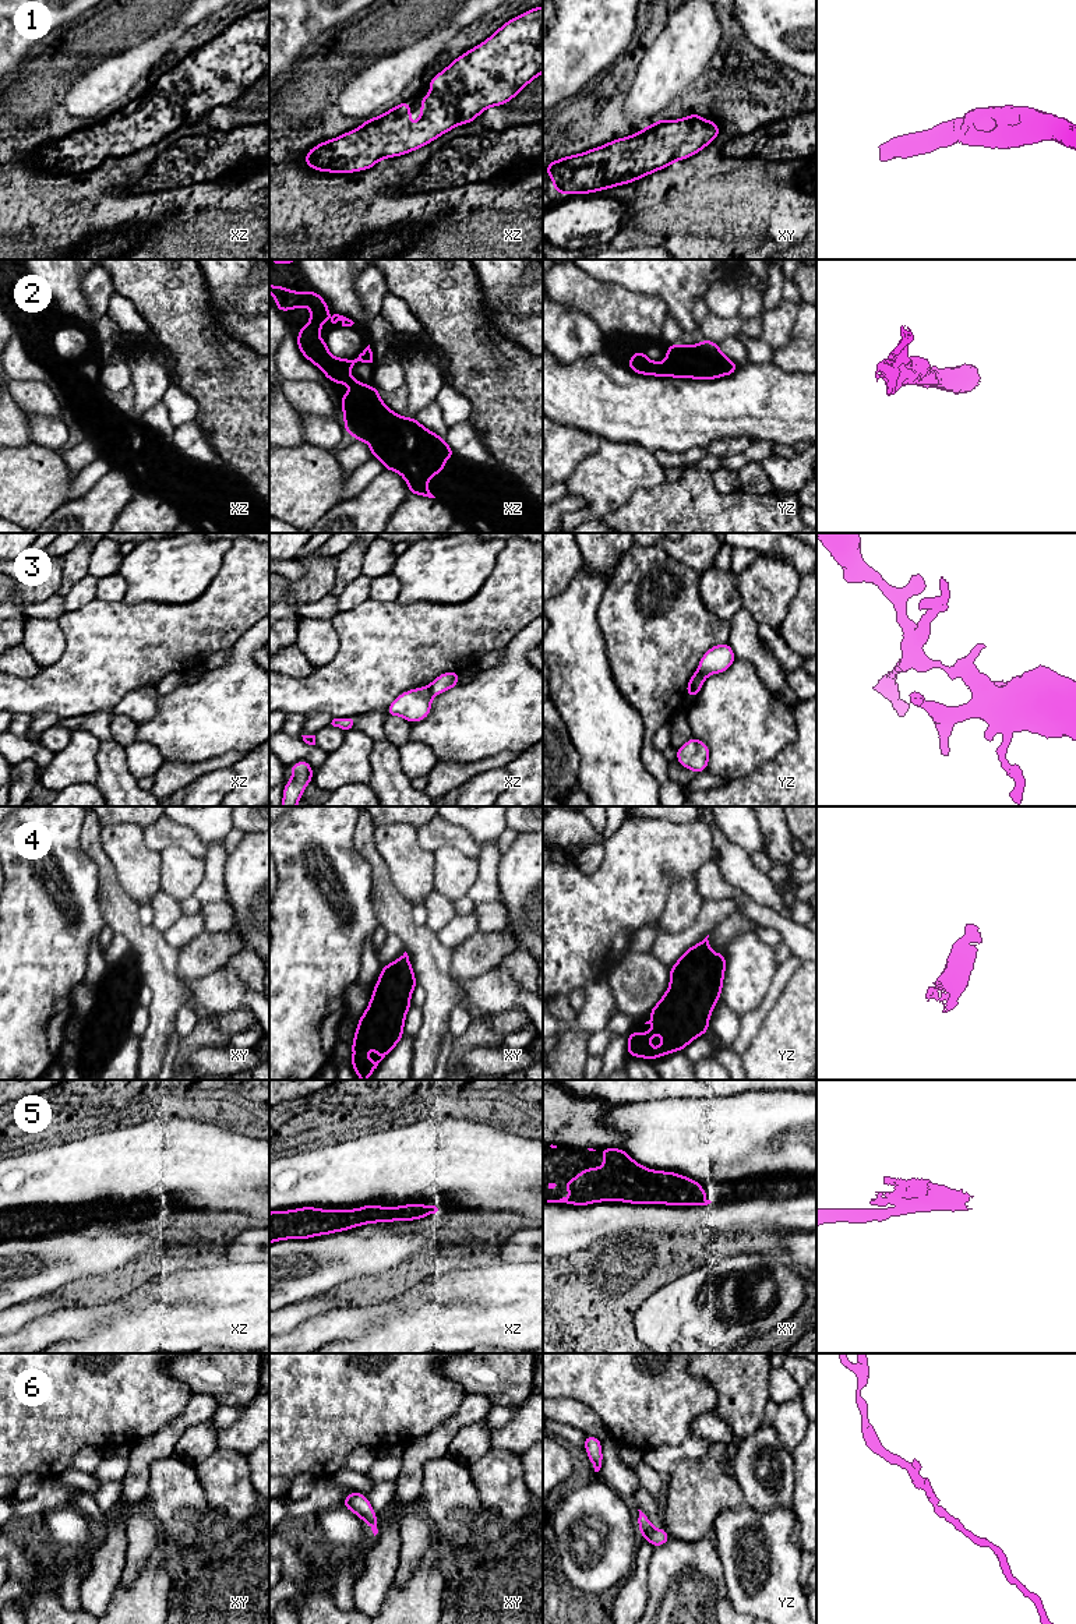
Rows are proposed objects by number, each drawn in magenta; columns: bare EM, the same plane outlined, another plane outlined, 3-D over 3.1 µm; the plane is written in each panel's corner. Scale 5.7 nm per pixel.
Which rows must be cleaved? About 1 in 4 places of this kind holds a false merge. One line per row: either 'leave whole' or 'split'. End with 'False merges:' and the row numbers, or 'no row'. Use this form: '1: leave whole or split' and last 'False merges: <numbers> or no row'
1: leave whole
2: leave whole
3: split
4: leave whole
5: leave whole
6: leave whole
False merges: 3

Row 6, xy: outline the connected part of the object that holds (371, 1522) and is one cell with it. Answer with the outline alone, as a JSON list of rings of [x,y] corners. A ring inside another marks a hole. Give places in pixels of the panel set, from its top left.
[[[350,1491],[342,1507],[353,1511],[359,1518],[361,1518],[371,1528],[374,1536],[378,1533],[378,1519],[367,1496],[363,1496],[359,1491]]]

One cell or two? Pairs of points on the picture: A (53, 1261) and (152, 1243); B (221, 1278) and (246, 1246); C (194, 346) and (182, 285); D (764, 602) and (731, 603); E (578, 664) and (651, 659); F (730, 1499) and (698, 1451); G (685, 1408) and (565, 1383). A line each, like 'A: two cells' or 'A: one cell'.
A: one cell
B: two cells
C: one cell
D: two cells
E: two cells
F: two cells
G: one cell

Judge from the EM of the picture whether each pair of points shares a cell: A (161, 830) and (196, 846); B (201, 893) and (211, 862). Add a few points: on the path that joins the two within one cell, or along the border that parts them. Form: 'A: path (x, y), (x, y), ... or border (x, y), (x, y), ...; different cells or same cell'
A: path (169, 833), (187, 840); same cell
B: path (208, 886), (211, 883), (211, 869); same cell

